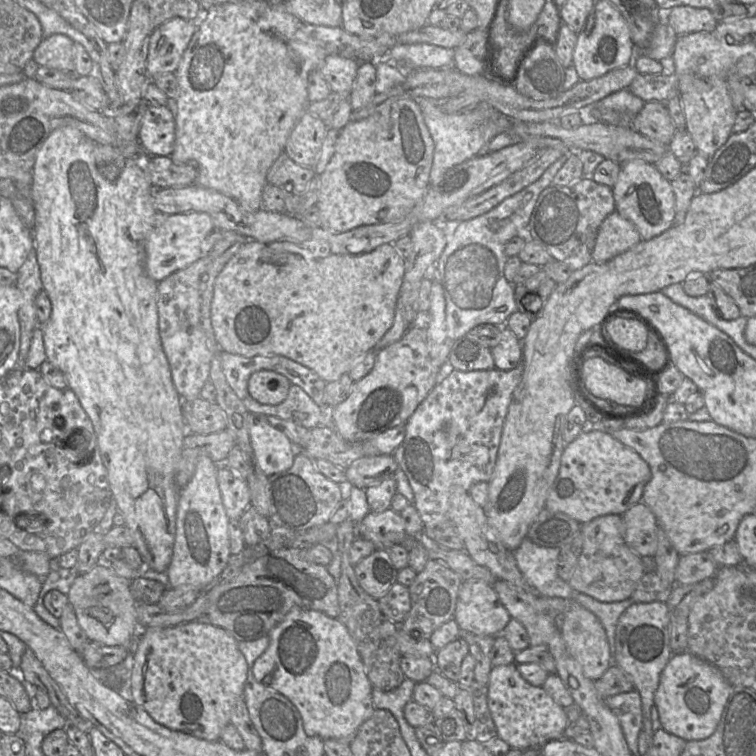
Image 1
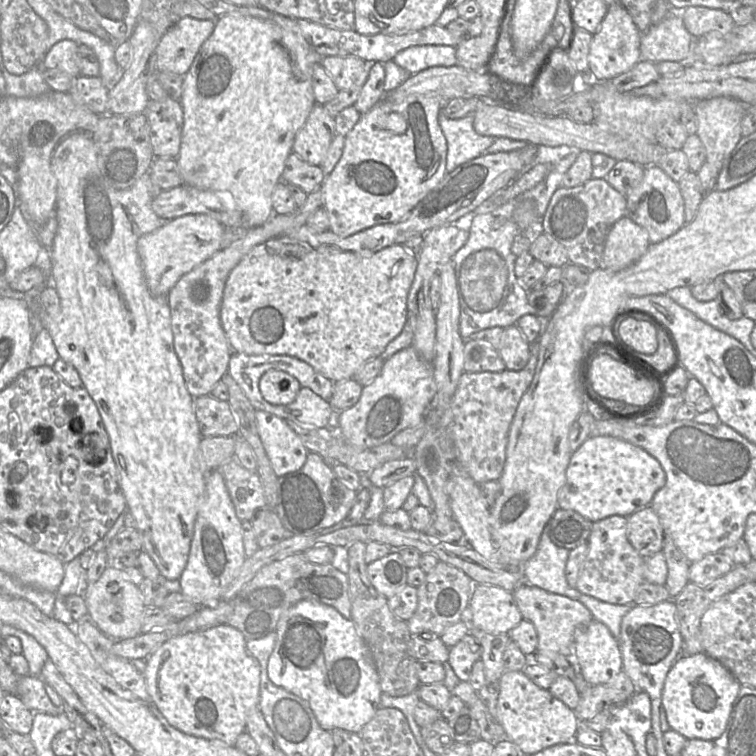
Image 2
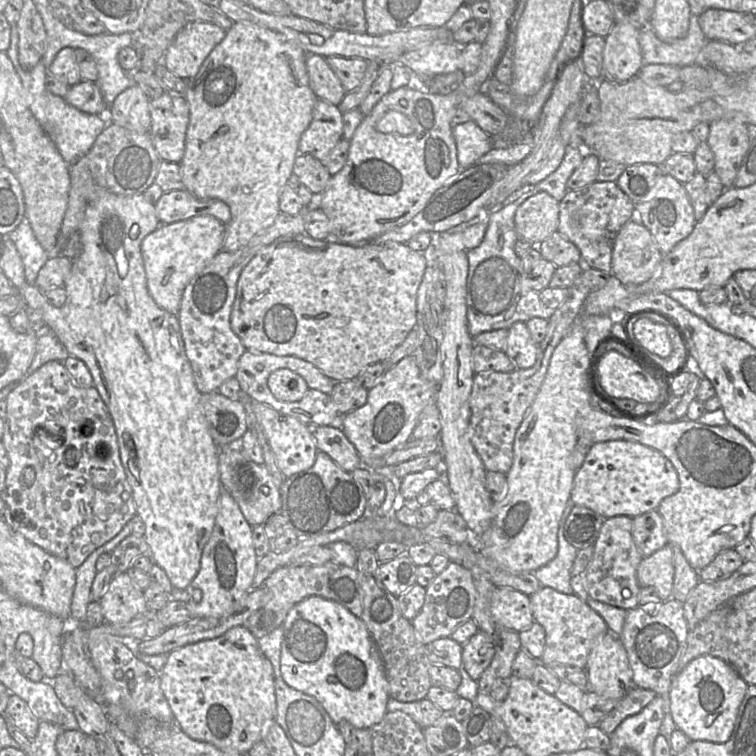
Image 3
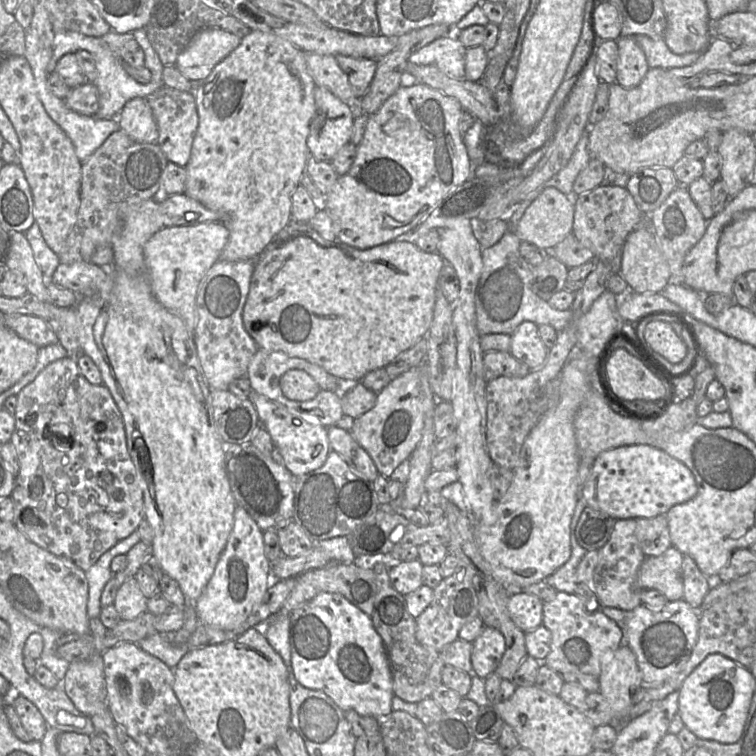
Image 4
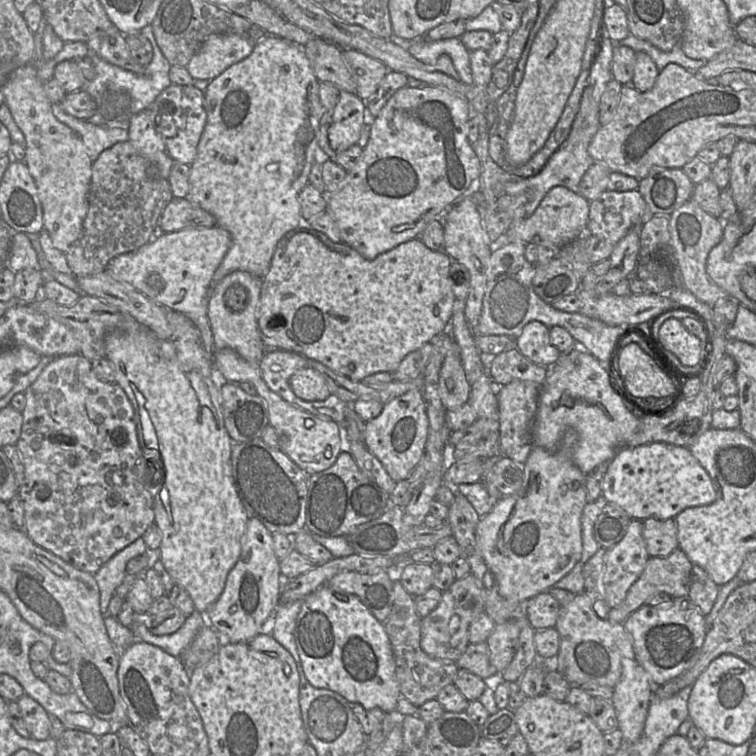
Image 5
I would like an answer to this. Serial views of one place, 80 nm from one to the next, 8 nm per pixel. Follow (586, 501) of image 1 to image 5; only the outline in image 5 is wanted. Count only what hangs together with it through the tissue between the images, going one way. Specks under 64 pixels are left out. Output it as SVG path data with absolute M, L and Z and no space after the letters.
M650 443L625 447L610 460L602 481L602 497L638 520L655 517L674 519L690 507L706 506L718 497L711 478L689 447Z

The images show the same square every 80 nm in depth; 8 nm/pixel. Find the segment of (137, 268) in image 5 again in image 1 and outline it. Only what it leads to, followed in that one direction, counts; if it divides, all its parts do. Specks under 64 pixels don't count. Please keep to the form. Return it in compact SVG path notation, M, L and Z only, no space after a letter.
M204 212L168 215L149 233L144 242L144 267L148 276L158 283L171 273L205 257L213 247L220 230L212 217Z

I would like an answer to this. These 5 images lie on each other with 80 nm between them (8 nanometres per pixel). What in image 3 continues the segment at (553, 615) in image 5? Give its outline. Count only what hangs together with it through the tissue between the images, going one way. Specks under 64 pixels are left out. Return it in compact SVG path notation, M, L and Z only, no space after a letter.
M495 588L491 596L490 611L496 622L517 632L528 629L535 622L529 595L512 588Z

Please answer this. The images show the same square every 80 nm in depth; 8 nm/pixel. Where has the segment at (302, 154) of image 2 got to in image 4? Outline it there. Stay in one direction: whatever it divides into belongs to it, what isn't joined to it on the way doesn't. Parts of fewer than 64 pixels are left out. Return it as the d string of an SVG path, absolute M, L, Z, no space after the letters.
M316 86L314 98L316 114L310 124L307 146L311 157L330 162L351 141L357 110L353 104L343 102L325 87Z

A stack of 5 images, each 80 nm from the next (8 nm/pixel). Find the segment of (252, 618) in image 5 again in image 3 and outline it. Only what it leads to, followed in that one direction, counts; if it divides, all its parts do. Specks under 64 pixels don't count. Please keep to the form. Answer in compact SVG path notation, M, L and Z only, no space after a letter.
M225 488L219 498L219 510L210 538L205 544L200 560L200 569L189 585L192 589L190 600L185 602L193 617L222 618L232 613L235 603L253 589L259 557L253 545L252 525L245 519L237 502Z

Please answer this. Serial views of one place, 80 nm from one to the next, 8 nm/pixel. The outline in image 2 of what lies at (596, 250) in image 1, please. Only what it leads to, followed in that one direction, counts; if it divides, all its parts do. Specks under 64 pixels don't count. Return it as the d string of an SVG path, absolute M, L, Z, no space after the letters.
M624 216L608 232L601 268L618 271L635 263L651 244L646 229Z

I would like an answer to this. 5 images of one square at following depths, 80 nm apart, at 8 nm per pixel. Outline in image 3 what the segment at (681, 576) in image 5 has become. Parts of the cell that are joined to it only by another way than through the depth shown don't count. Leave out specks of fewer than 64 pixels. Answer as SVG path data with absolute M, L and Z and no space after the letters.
M669 545L643 557L637 570L640 586L655 588L663 601L671 599L674 574L674 554Z

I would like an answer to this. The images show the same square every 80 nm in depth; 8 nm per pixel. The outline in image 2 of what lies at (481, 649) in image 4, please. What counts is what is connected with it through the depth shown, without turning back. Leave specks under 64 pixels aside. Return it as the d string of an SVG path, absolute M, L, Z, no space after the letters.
M467 634L457 644L449 648L447 664L460 681L467 682L474 663L480 658L480 644L472 635Z

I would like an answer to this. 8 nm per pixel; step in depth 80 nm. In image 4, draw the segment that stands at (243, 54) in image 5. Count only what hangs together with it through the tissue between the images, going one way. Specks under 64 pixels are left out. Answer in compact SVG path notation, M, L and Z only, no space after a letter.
M220 28L203 29L179 54L175 66L188 80L203 80L239 46L241 39Z

